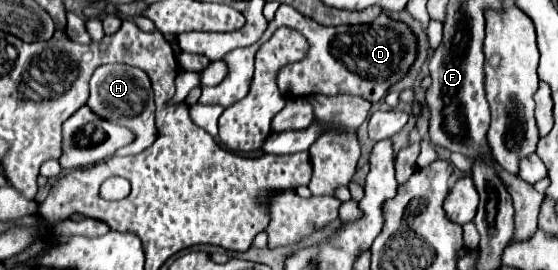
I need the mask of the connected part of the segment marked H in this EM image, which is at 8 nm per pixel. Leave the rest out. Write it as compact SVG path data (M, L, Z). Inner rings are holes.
M102 65L94 71L90 79L90 99L86 103L96 115L110 123L118 123L122 127L130 127L134 131L134 143L128 147L120 147L116 155L134 155L150 147L156 139L154 127L154 101L150 79L142 69L134 69L128 65Z

